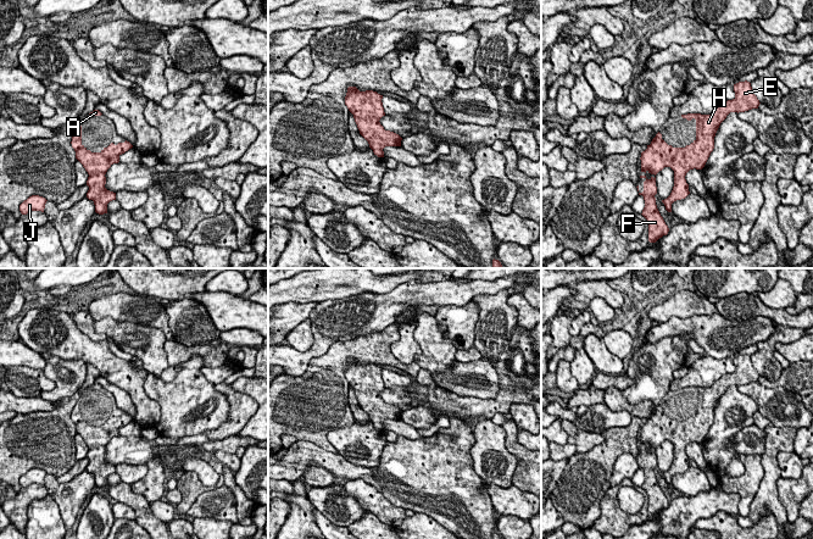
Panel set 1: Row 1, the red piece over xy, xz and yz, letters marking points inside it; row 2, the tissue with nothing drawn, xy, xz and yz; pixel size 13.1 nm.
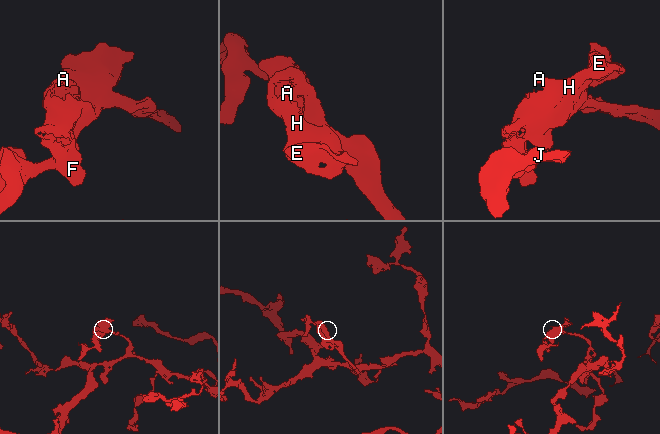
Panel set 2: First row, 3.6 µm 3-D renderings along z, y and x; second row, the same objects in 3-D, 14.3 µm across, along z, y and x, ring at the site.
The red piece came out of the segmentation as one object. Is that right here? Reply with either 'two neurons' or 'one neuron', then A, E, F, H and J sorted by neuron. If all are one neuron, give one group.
one neuron; groups A E F H J

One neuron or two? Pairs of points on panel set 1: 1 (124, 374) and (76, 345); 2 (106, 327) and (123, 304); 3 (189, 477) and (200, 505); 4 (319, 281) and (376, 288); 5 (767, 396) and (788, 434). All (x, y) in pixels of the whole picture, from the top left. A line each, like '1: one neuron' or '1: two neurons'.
1: one neuron
2: two neurons
3: two neurons
4: one neuron
5: two neurons

